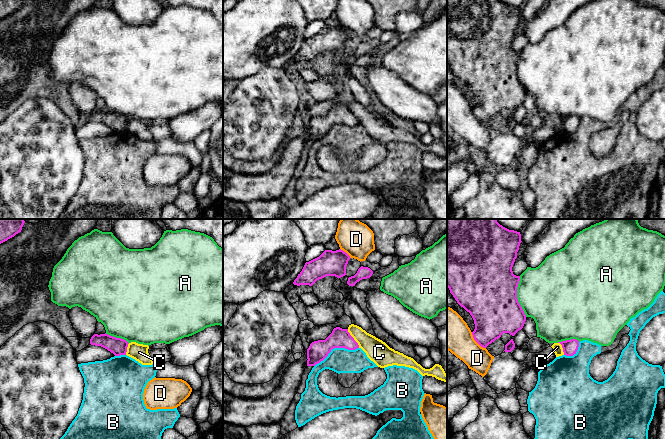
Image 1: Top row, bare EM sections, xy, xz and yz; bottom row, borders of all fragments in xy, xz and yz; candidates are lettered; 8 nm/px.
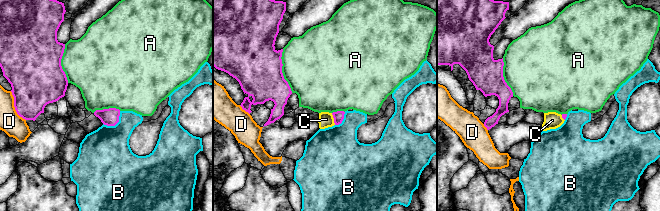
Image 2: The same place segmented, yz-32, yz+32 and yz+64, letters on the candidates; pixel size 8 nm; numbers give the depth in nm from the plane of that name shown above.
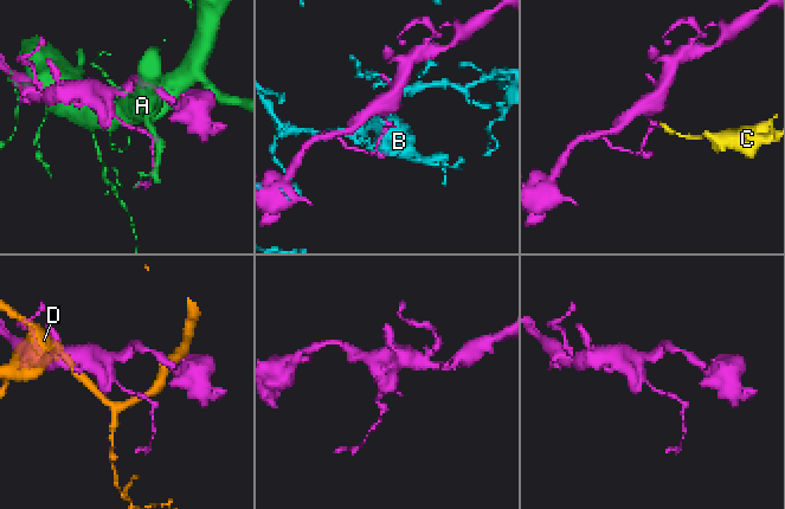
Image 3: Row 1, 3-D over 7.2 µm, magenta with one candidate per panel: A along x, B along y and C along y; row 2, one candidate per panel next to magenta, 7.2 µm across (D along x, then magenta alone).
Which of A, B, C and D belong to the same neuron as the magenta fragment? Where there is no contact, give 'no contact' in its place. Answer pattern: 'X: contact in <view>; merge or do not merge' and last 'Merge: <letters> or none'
A: contact in yz; do not merge
B: contact in xz; do not merge
C: contact in xz; do not merge
D: contact in yz; do not merge
Merge: none

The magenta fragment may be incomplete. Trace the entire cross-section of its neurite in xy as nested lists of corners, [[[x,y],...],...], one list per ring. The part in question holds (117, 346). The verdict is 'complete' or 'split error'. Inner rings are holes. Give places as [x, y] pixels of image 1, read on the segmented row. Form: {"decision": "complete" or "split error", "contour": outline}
{"decision": "complete", "contour": [[[94,334],[90,339],[90,344],[101,346],[115,356],[126,355],[128,342],[121,338],[116,338],[108,334]]]}

